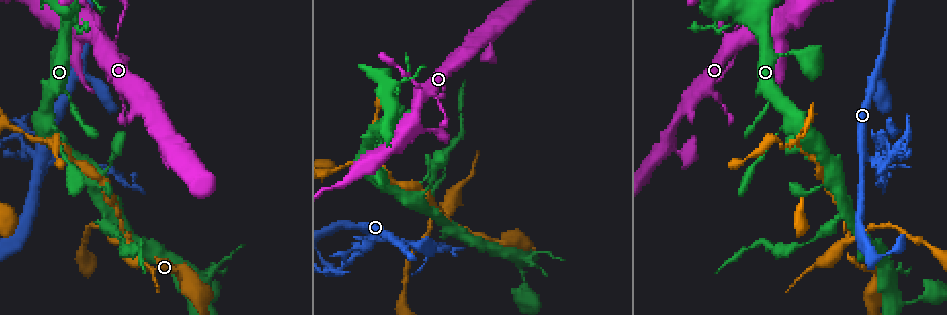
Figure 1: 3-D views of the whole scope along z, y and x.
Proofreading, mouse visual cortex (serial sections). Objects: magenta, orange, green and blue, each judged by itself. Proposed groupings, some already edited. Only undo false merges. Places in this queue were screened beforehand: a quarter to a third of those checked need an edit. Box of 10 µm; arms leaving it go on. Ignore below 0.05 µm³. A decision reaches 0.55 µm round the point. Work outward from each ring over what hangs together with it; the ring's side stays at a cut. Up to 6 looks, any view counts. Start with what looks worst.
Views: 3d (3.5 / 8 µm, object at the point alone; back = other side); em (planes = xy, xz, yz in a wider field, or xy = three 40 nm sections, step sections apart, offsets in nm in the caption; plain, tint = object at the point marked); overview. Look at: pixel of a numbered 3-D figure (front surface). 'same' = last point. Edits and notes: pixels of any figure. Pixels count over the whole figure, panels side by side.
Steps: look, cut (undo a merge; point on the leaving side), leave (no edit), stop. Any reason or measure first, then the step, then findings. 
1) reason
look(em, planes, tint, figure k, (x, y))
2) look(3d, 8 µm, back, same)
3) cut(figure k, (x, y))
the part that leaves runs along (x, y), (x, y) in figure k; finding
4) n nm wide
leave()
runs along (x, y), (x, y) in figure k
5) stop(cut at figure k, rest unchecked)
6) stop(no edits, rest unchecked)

look(3d, 8 µm, figure 1, (373, 234))

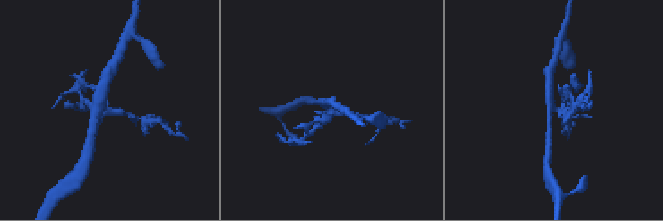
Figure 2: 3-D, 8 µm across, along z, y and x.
look(3d, 3.5 µm, same)

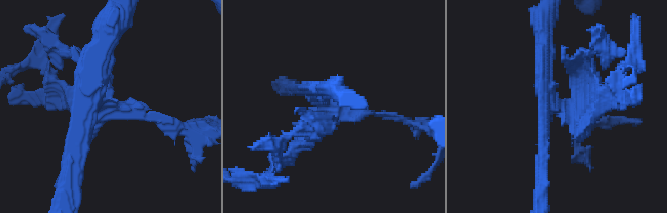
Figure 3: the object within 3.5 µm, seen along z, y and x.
now the EM
look(em, xy, step 2, tint, figure 3, (329, 110))

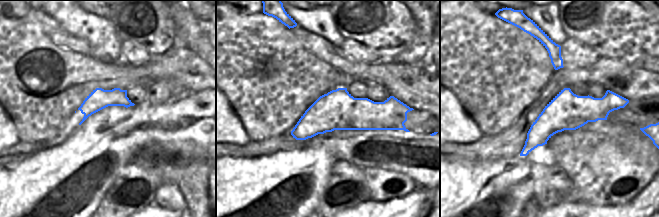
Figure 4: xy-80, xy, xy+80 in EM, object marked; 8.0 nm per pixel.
320 nm wide
cut(figure 3, (589, 126))
the part that leaves runs along (567, 108), (567, 120), (577, 132) in figure 3; a second cell is stuck on

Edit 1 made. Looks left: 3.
sharp bend
look(3d, 3.5 µm, figure 1, (845, 240))

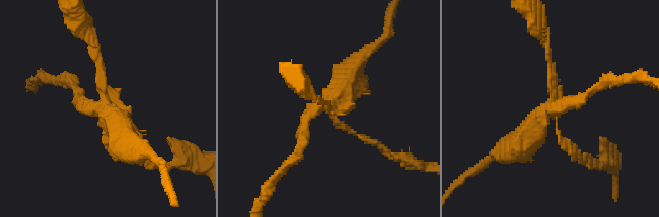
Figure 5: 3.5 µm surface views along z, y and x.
4 arms; arms of 100, 100, 200, 400 nm; shape alone is not enough
look(em, xy, step 3, tint, figure 5, (552, 105))

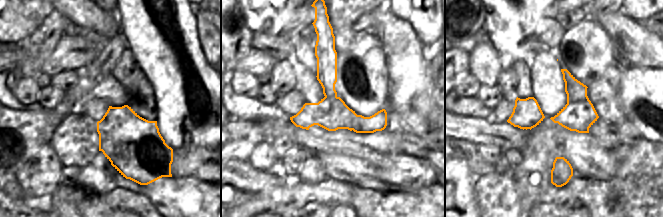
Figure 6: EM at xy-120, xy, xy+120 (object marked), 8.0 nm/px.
280 nm wide
cut(figure 5, (576, 99))
border along (325, 96), (330, 98), (336, 97) in figure 6; a second cell is stuck on

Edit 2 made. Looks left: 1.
stop(cut at figure 3, cut at figure 5, rest unchecked)

